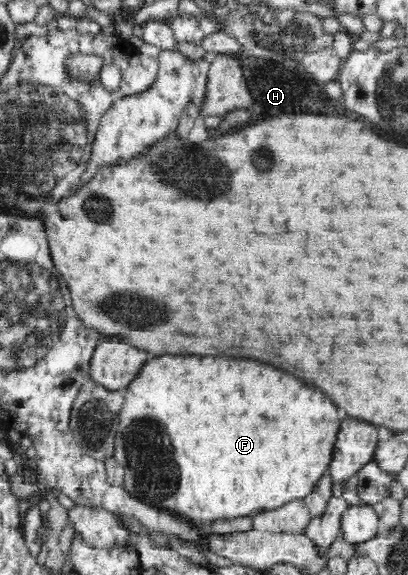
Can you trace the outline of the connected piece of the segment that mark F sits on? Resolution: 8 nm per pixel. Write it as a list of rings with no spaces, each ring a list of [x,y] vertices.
[[[164,355],[156,359],[148,359],[148,363],[140,369],[140,373],[132,379],[125,389],[124,406],[121,407],[119,427],[115,435],[115,452],[113,457],[125,470],[125,491],[142,503],[153,505],[170,513],[178,513],[180,517],[188,517],[196,523],[206,521],[230,520],[235,517],[251,518],[258,513],[278,509],[294,500],[302,500],[314,491],[316,482],[327,472],[334,481],[347,481],[348,478],[371,463],[374,451],[379,442],[376,429],[370,423],[356,421],[352,417],[344,419],[340,425],[336,405],[324,397],[324,393],[304,381],[292,377],[290,373],[278,371],[272,365],[248,359],[232,359],[232,357],[198,357],[198,355]]]

